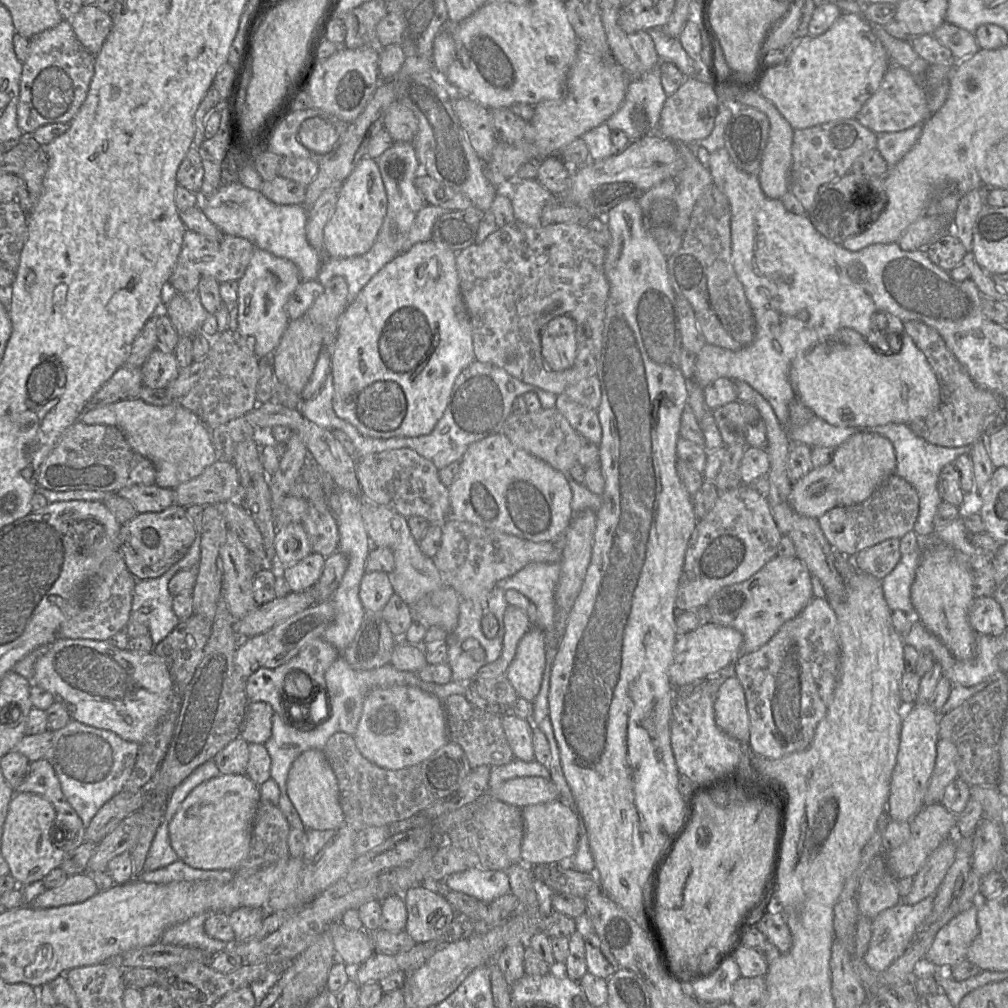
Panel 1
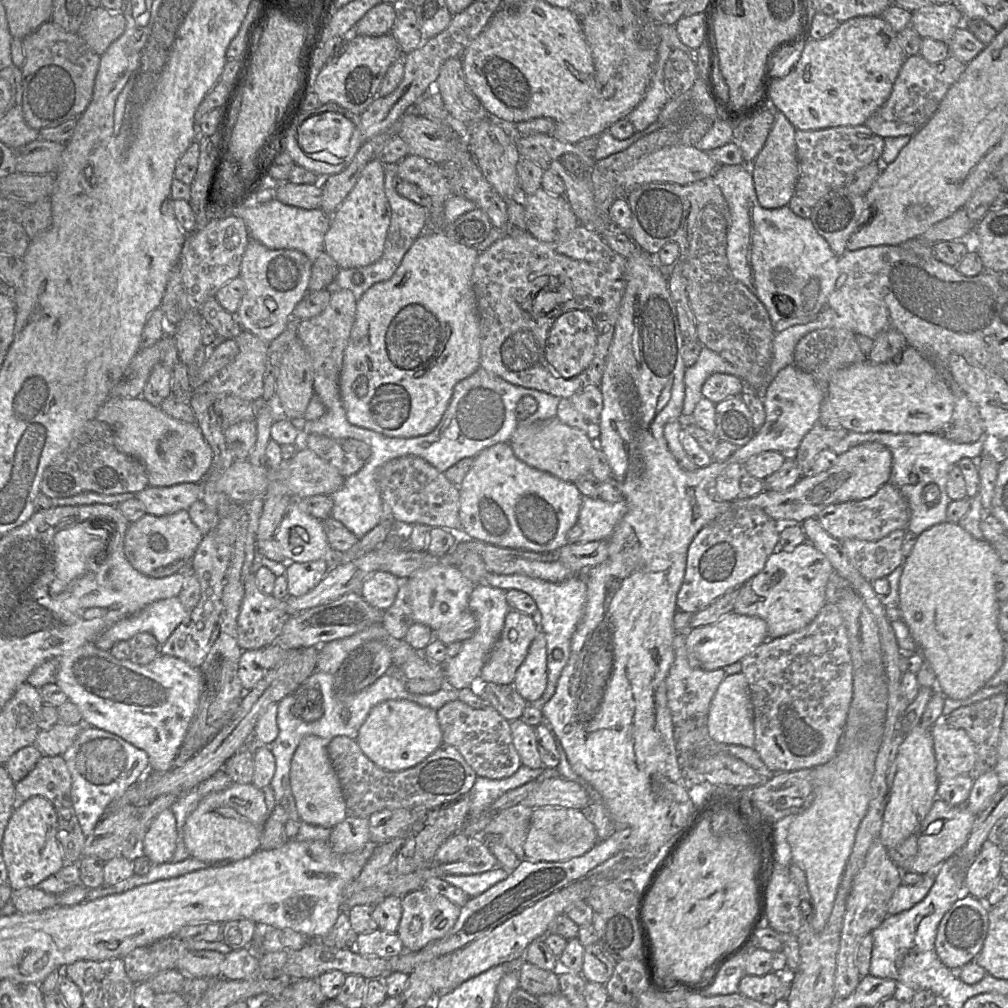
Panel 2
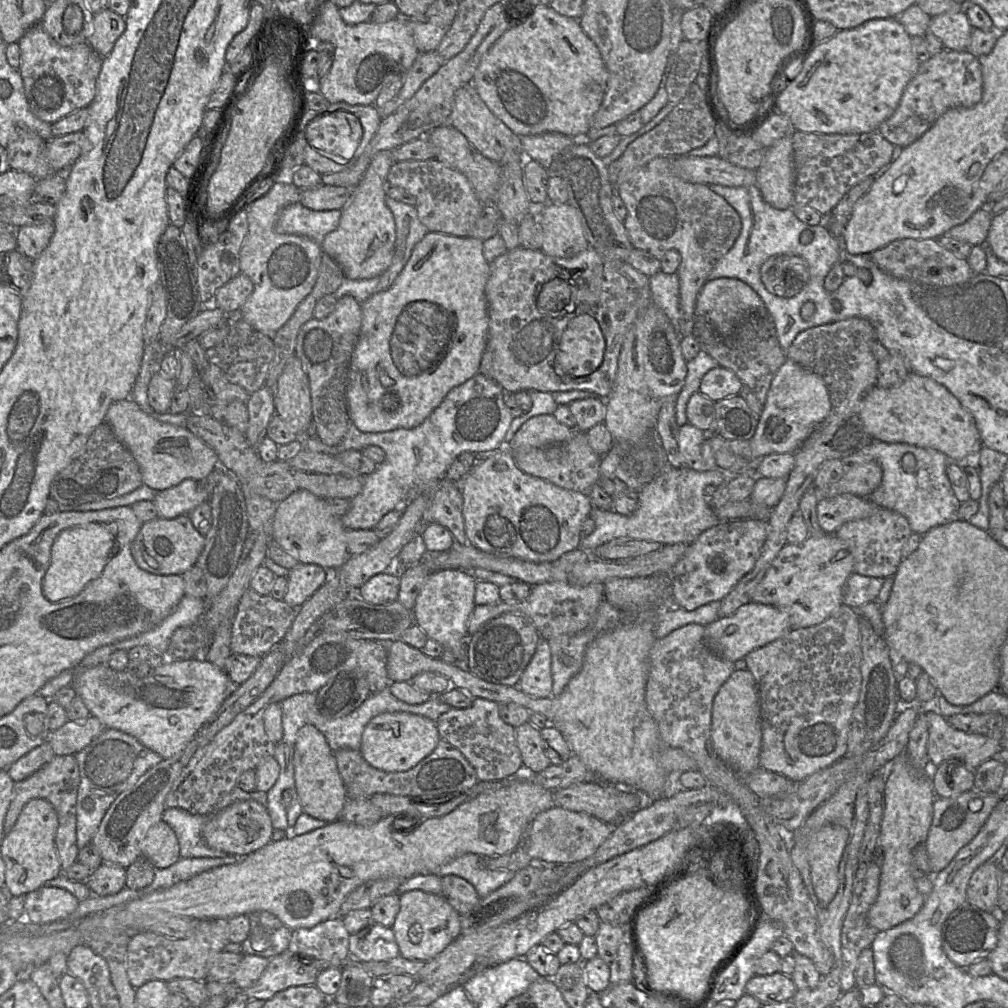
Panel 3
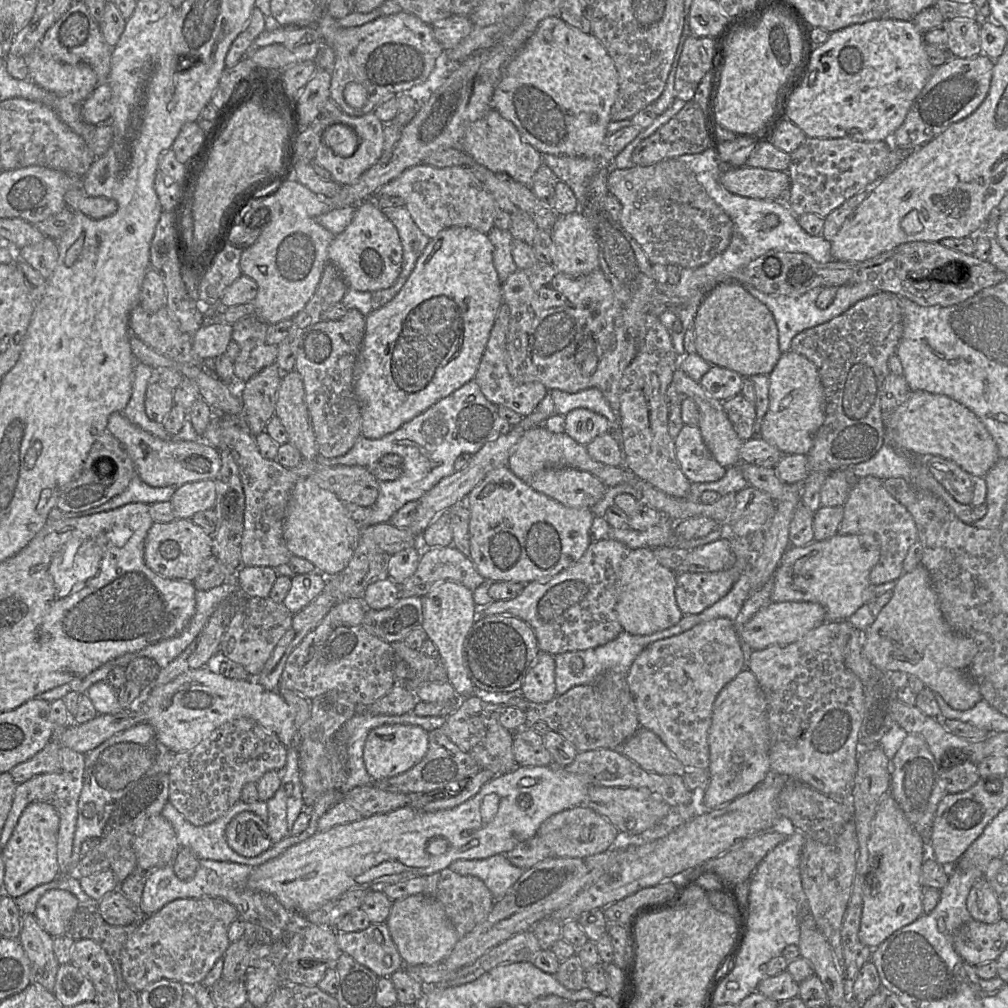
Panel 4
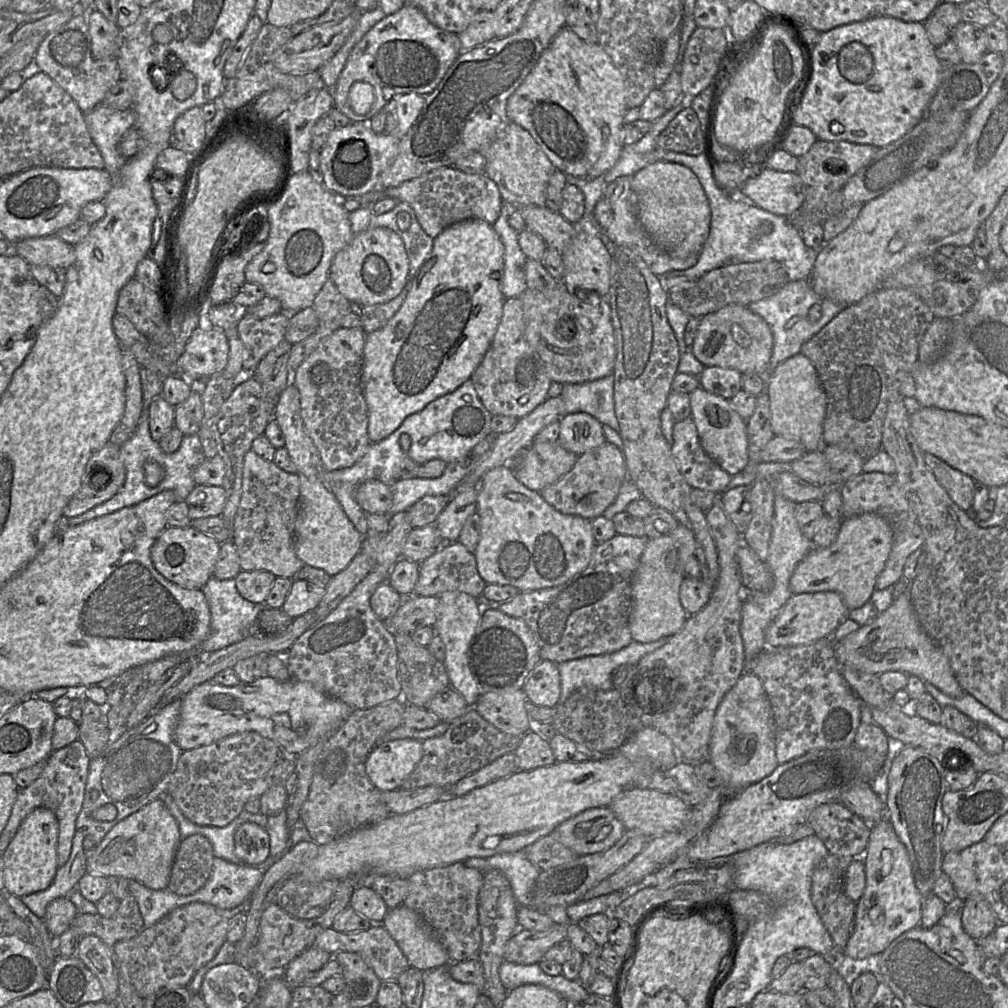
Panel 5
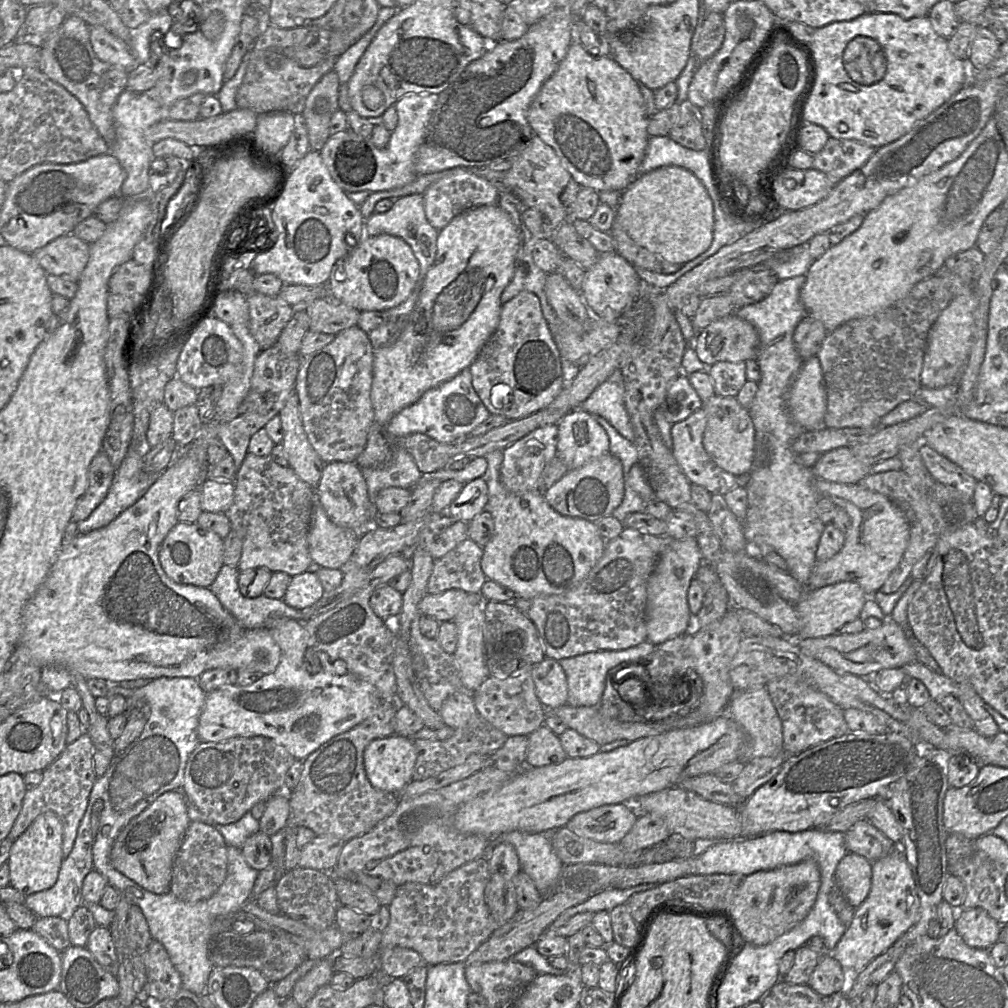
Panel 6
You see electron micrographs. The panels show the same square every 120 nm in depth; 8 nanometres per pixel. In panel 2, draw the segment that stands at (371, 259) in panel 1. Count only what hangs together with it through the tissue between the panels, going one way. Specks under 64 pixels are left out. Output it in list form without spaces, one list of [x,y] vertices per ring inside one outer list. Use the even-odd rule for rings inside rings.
[[[397,164],[385,165],[384,191],[391,207],[391,219],[381,257],[377,261],[366,266],[340,268],[335,279],[326,287],[327,291],[331,294],[342,289],[349,289],[353,293],[356,301],[358,301],[364,292],[366,292],[372,285],[388,280],[392,277],[405,253],[408,251],[415,239],[424,231],[428,230],[427,207],[416,204],[415,202],[401,196],[395,189],[399,180],[396,172],[396,165]],[[357,272],[361,273],[363,276],[363,281],[360,284],[355,284],[353,282],[353,275]]]

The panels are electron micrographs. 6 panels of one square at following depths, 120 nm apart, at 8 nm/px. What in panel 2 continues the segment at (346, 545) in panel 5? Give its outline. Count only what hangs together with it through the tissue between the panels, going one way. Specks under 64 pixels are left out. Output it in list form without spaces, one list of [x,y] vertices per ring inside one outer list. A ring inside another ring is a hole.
[[[298,499],[289,504],[274,539],[285,559],[305,563],[324,559],[331,563],[338,556],[327,540],[323,521],[303,511]]]

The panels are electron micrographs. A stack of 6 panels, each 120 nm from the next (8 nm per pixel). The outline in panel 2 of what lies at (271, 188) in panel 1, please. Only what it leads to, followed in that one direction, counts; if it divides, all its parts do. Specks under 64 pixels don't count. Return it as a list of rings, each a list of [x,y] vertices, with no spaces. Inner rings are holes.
[[[286,181],[277,186],[275,199],[297,208],[318,209],[322,199],[321,184],[293,184]]]

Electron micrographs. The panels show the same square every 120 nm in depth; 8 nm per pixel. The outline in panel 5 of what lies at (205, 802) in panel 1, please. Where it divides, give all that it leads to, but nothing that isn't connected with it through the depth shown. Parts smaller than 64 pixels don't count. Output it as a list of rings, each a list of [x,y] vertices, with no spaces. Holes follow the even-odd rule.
[[[246,822],[236,830],[234,846],[235,853],[243,864],[256,867],[269,857],[269,834],[265,827],[253,822]]]

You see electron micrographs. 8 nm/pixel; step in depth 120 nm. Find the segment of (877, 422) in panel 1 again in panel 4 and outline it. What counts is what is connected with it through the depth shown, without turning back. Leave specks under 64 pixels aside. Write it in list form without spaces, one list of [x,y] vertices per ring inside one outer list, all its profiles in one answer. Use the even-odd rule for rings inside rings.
[[[925,391],[910,392],[907,400],[890,417],[888,427],[893,442],[907,453],[921,457],[941,456],[972,476],[985,477],[1000,459],[997,445],[984,423],[970,409],[945,395]]]

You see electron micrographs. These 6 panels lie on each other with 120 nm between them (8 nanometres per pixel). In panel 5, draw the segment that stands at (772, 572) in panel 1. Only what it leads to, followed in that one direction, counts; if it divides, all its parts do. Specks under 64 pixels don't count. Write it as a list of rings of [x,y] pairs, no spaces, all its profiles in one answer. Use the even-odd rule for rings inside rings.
[[[874,513],[843,518],[835,542],[827,548],[812,545],[796,566],[789,587],[793,594],[832,591],[841,595],[849,610],[871,599],[878,575],[882,572],[892,547],[893,531],[887,520]]]

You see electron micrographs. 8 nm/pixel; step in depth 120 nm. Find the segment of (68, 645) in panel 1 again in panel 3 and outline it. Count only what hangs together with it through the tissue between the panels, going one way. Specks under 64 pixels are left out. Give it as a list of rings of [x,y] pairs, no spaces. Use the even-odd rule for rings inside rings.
[[[198,656],[189,660],[168,660],[162,663],[159,667],[153,670],[153,672],[147,677],[137,677],[133,673],[127,671],[115,671],[109,667],[108,664],[101,664],[91,668],[80,671],[74,678],[72,684],[76,694],[83,700],[84,704],[88,708],[91,716],[94,716],[100,720],[100,722],[106,728],[113,728],[120,730],[135,737],[145,747],[159,754],[164,760],[169,759],[179,753],[189,741],[193,738],[195,733],[219,710],[225,699],[234,691],[235,685],[230,680],[225,671],[221,670],[214,664],[204,660],[202,656]],[[163,820],[148,830],[141,846],[141,852],[153,868],[157,869],[168,868],[180,859],[176,835]]]

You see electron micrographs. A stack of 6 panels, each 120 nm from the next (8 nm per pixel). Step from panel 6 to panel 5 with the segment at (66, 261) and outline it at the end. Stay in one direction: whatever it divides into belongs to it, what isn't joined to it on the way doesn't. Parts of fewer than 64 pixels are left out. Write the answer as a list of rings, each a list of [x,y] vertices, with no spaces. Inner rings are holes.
[[[57,235],[23,239],[15,245],[16,253],[30,265],[69,268],[76,260],[74,246]]]

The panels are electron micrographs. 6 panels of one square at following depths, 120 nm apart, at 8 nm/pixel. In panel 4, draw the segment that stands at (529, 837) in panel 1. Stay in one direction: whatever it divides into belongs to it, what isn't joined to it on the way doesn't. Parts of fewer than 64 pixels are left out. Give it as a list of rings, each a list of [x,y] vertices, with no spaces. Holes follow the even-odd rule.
[[[576,806],[553,814],[540,825],[537,834],[552,856],[582,858],[601,853],[623,838],[620,831],[605,817],[587,806]]]

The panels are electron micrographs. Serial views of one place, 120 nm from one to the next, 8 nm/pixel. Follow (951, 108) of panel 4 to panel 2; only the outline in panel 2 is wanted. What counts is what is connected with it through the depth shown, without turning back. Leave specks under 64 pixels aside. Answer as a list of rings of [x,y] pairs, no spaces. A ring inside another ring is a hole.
[[[921,55],[906,57],[887,101],[873,112],[864,125],[882,137],[912,136],[924,126],[938,109],[949,88],[960,78],[966,64],[953,55],[931,63]]]

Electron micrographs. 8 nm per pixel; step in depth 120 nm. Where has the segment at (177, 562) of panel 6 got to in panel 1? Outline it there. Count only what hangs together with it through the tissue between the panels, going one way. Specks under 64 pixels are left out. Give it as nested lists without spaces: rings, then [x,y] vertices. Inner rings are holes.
[[[174,504],[161,512],[137,514],[123,524],[120,551],[129,571],[137,580],[152,579],[166,573],[181,560],[196,538],[196,530],[186,514],[186,507]]]

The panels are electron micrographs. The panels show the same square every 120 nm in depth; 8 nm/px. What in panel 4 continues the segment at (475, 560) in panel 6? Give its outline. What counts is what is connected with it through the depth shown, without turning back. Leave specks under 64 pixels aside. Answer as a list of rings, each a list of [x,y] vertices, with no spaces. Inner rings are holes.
[[[453,545],[426,548],[422,551],[415,573],[399,585],[401,596],[422,597],[444,581],[457,582],[471,591],[490,582],[479,574],[471,558]]]

